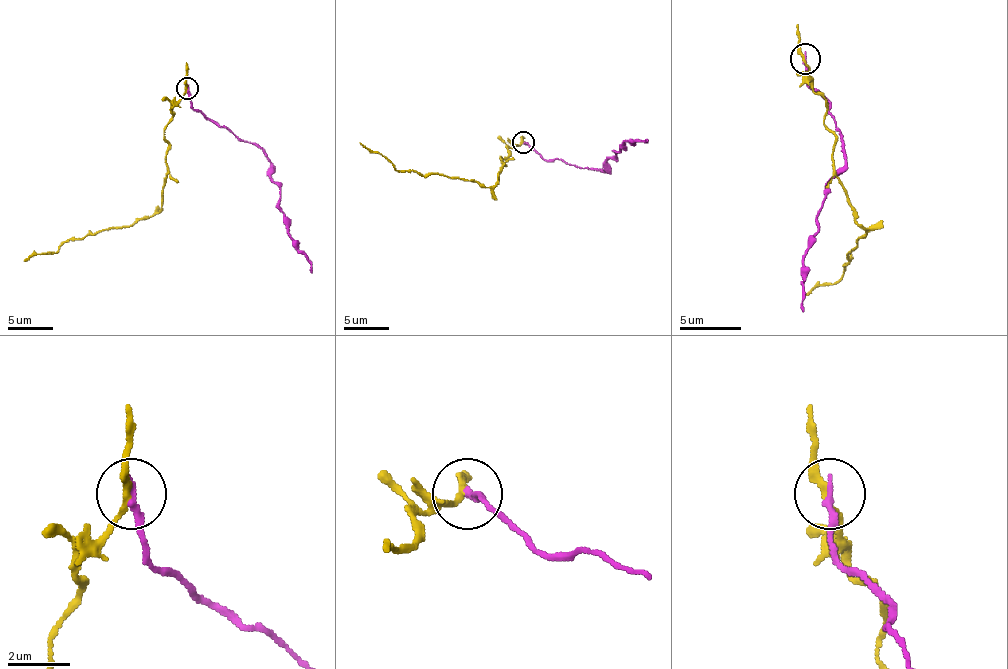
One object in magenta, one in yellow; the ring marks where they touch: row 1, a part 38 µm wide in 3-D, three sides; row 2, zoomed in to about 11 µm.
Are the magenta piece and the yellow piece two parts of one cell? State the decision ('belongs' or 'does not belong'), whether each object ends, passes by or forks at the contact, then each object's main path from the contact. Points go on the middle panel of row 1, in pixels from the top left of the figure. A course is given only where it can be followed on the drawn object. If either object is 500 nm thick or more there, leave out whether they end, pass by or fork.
does not belong; magenta ends; yellow passes by; course magenta (523, 142), (545, 160), (603, 171), (623, 142), (648, 142); course yellow (523, 142), (514, 144), (507, 157), (500, 155), (505, 164), (491, 187), (458, 178), (397, 171), (359, 142)

